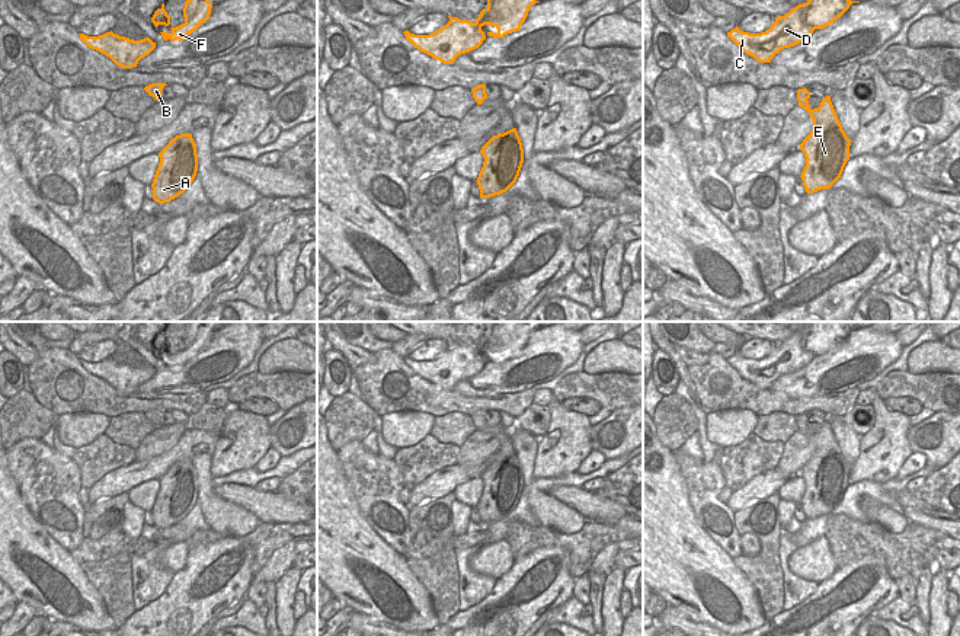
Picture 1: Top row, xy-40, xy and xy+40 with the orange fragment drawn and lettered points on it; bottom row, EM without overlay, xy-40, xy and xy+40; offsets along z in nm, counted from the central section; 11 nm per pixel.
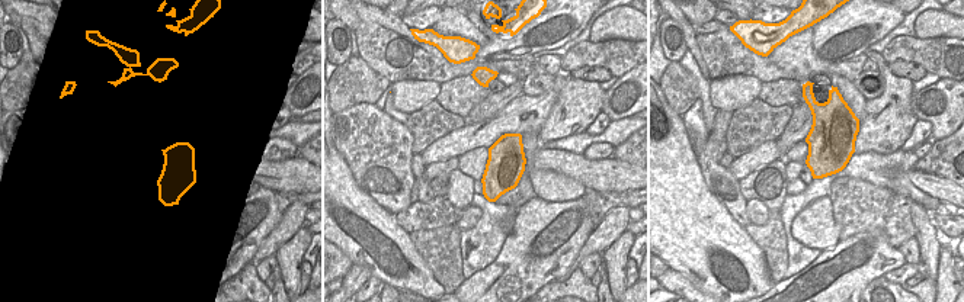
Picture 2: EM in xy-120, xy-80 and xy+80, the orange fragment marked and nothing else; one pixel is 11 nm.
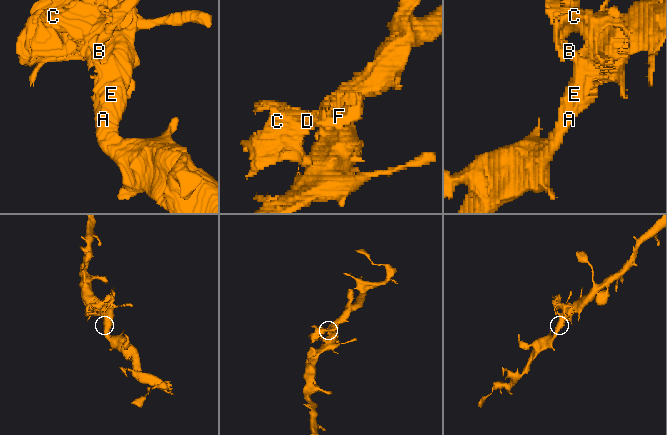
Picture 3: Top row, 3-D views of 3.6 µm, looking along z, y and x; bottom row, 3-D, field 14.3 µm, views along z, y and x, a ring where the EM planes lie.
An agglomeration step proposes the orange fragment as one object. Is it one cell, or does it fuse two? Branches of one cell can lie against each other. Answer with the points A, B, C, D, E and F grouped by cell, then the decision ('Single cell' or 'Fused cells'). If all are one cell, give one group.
Groups: A E / B C D F. Fused cells

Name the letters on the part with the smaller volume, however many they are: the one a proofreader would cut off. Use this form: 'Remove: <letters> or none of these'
Remove: B, C, D, F

